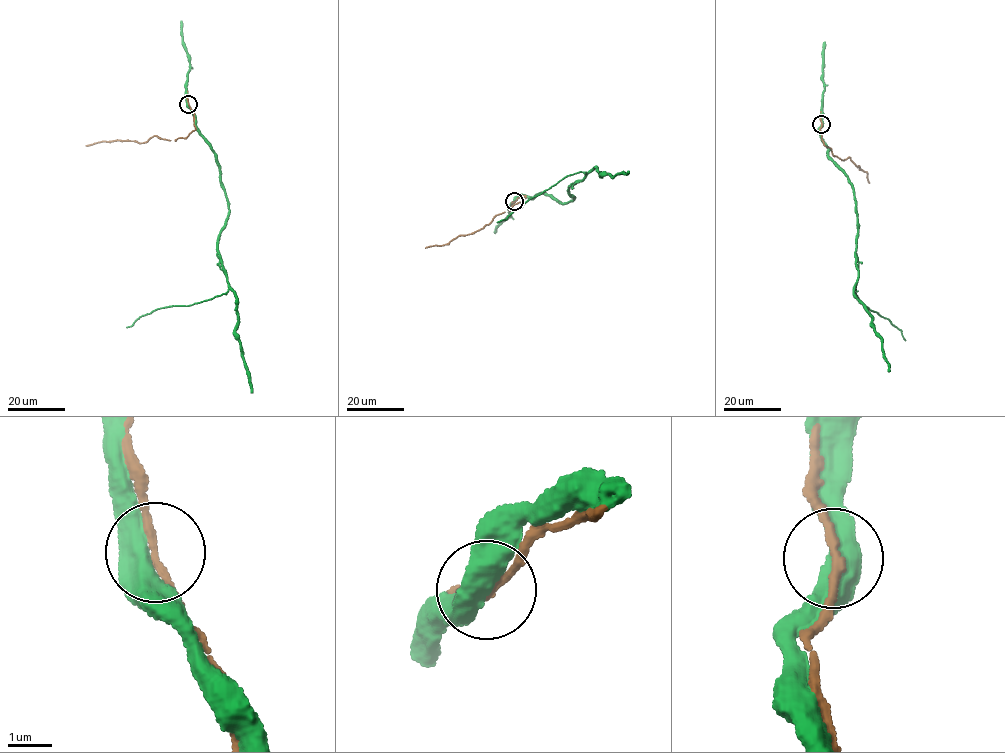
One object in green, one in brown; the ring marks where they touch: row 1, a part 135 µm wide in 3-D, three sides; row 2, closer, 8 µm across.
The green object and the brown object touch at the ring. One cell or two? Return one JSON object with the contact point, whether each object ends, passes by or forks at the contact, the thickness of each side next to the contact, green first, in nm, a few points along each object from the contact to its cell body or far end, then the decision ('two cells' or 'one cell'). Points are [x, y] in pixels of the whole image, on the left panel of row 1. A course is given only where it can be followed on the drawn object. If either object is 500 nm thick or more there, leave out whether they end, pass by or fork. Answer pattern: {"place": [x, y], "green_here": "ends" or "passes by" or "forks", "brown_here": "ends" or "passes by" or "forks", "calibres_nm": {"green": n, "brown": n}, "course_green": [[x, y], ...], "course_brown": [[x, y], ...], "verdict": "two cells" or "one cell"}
{"place": [188, 104], "calibres_nm": {"green": 550, "brown": 150}, "course_green": [[188, 104], [214, 153], [227, 202], [218, 252], [228, 291], [188, 305], [155, 309], [126, 327]], "course_brown": [[188, 104], [195, 128], [185, 138], [174, 140], [154, 136], [145, 142], [107, 141], [86, 145]], "verdict": "one cell"}

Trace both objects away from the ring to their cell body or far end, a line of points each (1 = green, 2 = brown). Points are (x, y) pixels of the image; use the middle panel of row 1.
1: (514, 201), (543, 192), (559, 202), (571, 201), (570, 186), (586, 172), (565, 176), (497, 223)
2: (514, 201), (525, 195), (522, 201), (497, 215), (482, 228), (459, 235), (445, 244), (425, 248)

